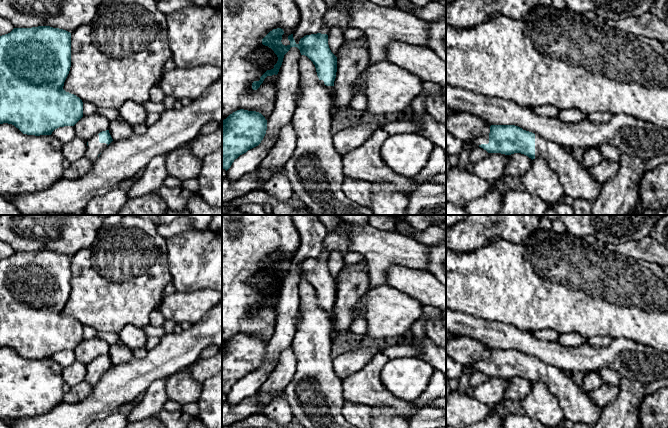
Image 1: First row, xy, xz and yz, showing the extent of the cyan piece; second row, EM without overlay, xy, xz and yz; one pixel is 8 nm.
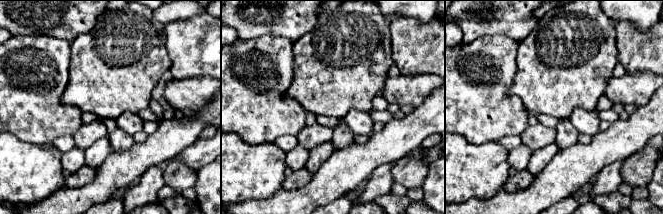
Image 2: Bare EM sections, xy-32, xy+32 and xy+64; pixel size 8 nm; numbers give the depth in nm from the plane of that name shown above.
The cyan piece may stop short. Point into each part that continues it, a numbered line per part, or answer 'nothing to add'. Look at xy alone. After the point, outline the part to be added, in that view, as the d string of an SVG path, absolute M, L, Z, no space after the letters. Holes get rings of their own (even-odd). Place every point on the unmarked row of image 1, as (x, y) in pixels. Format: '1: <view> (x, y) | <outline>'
1: xy (94, 372) | M98 358L91 362L90 364L88 364L87 366L88 370L84 381L91 386L94 386L98 382L98 379L102 377L108 369L106 367L99 366Z

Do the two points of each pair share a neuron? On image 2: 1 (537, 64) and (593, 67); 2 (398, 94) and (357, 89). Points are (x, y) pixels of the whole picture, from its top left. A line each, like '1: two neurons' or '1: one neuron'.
1: one neuron
2: two neurons

